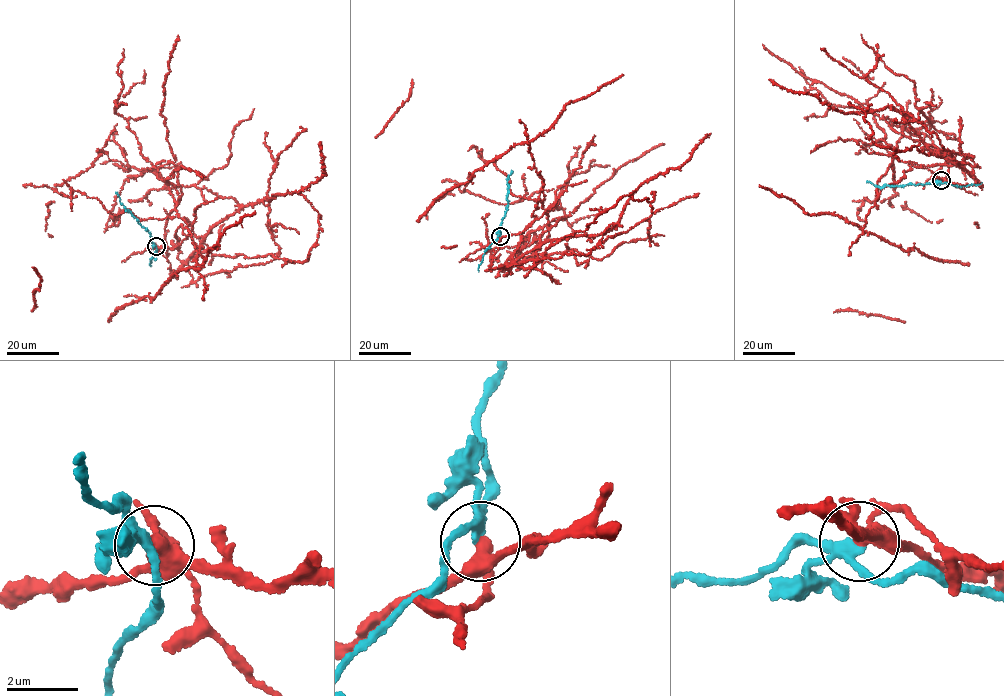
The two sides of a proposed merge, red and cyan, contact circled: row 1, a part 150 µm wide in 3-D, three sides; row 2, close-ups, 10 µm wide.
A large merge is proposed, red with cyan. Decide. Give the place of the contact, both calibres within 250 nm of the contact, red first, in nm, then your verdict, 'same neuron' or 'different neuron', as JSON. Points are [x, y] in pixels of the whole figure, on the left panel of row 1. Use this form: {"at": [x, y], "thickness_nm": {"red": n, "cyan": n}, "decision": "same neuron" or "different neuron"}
{"at": [156, 246], "thickness_nm": {"red": 320, "cyan": 240}, "decision": "different neuron"}

